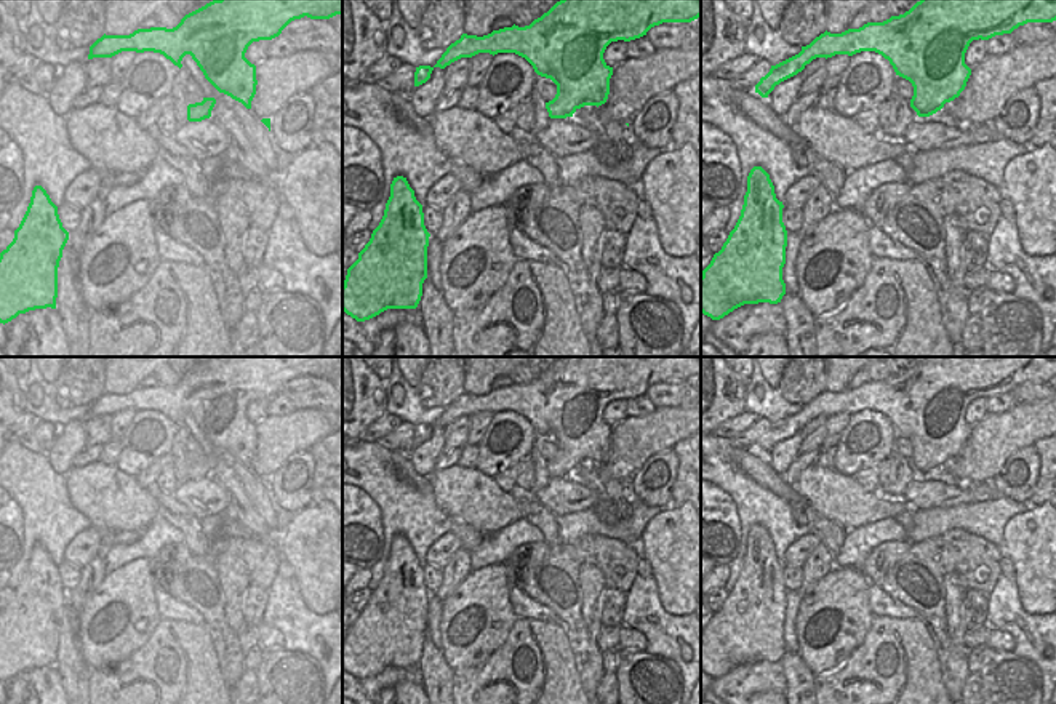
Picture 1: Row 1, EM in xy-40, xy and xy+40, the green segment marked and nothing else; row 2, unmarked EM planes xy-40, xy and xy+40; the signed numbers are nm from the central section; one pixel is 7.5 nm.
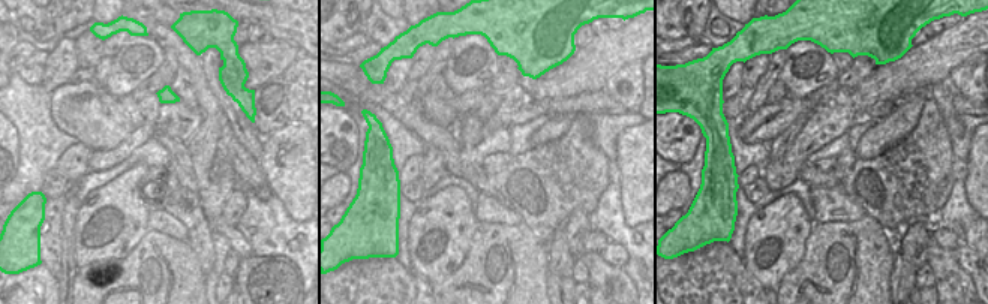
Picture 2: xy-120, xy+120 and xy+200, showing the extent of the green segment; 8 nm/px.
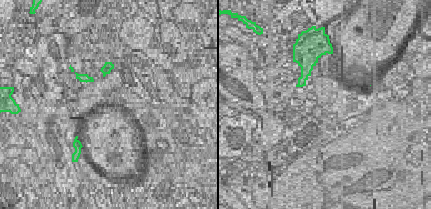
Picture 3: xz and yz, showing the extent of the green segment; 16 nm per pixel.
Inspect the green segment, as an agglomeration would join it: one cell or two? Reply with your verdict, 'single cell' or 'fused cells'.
single cell

